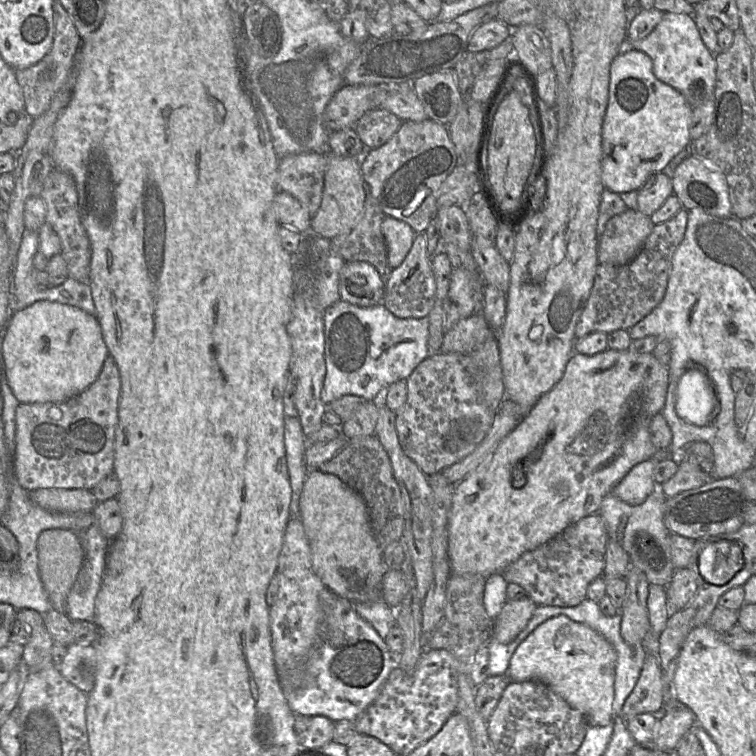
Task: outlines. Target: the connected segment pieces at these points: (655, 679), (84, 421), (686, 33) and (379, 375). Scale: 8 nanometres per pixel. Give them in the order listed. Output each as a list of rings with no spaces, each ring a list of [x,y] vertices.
[[[647,653],[637,683],[621,712],[625,720],[643,713],[661,714],[665,704],[664,677],[659,659]]]
[[[108,355],[95,382],[79,395],[61,403],[19,404],[13,474],[21,487],[28,491],[45,488],[91,490],[102,479],[113,475],[120,389],[117,364]]]
[[[665,12],[646,38],[638,41],[626,38],[622,52],[631,50],[647,54],[652,59],[656,78],[678,90],[693,109],[714,98],[717,68],[715,55],[704,44],[692,14]]]
[[[338,300],[324,311],[326,373],[321,400],[328,404],[344,395],[373,401],[398,380],[406,380],[415,367],[430,356],[428,317],[399,318],[383,303],[360,307]]]

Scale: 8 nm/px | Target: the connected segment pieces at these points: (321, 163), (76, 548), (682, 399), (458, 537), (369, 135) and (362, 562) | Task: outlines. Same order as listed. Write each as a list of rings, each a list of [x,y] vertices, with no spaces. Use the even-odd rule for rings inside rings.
[[[306,152],[279,158],[276,184],[278,190],[286,192],[304,205],[313,217],[322,202],[324,175],[328,163],[326,153]]]
[[[53,528],[41,532],[37,539],[40,579],[48,595],[52,609],[65,613],[67,596],[77,578],[84,559],[84,550],[77,532]]]
[[[693,368],[681,377],[676,394],[676,413],[687,423],[704,426],[713,417],[713,388],[705,372]]]
[[[607,348],[595,355],[574,352],[570,357],[561,380],[547,393],[543,394],[517,426],[499,443],[497,448],[472,473],[455,485],[452,505],[448,516],[448,557],[452,574],[475,574],[485,578],[502,571],[516,561],[523,553],[531,551],[548,542],[565,528],[590,514],[599,513],[603,498],[622,480],[637,463],[657,456],[660,451],[653,445],[649,425],[652,417],[661,413],[668,388],[668,366],[662,365],[652,353],[635,353]],[[559,483],[567,487],[566,494],[557,489]]]
[[[376,108],[367,111],[354,127],[363,144],[374,149],[384,145],[401,124],[401,119],[392,112]]]
[[[308,470],[299,499],[299,517],[309,542],[313,571],[326,588],[352,603],[382,601],[382,579],[387,568],[363,497],[333,474]]]

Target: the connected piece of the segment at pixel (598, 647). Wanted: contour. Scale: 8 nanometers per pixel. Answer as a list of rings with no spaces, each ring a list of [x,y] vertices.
[[[558,615],[535,628],[513,653],[508,675],[511,681],[539,680],[548,685],[572,708],[581,712],[590,726],[605,726],[613,719],[614,679],[617,655],[613,646],[590,627]]]

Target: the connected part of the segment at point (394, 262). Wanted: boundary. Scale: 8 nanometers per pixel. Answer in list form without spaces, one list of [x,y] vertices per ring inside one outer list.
[[[390,216],[383,219],[381,231],[387,247],[388,264],[392,269],[396,268],[408,254],[415,232],[407,223]]]

